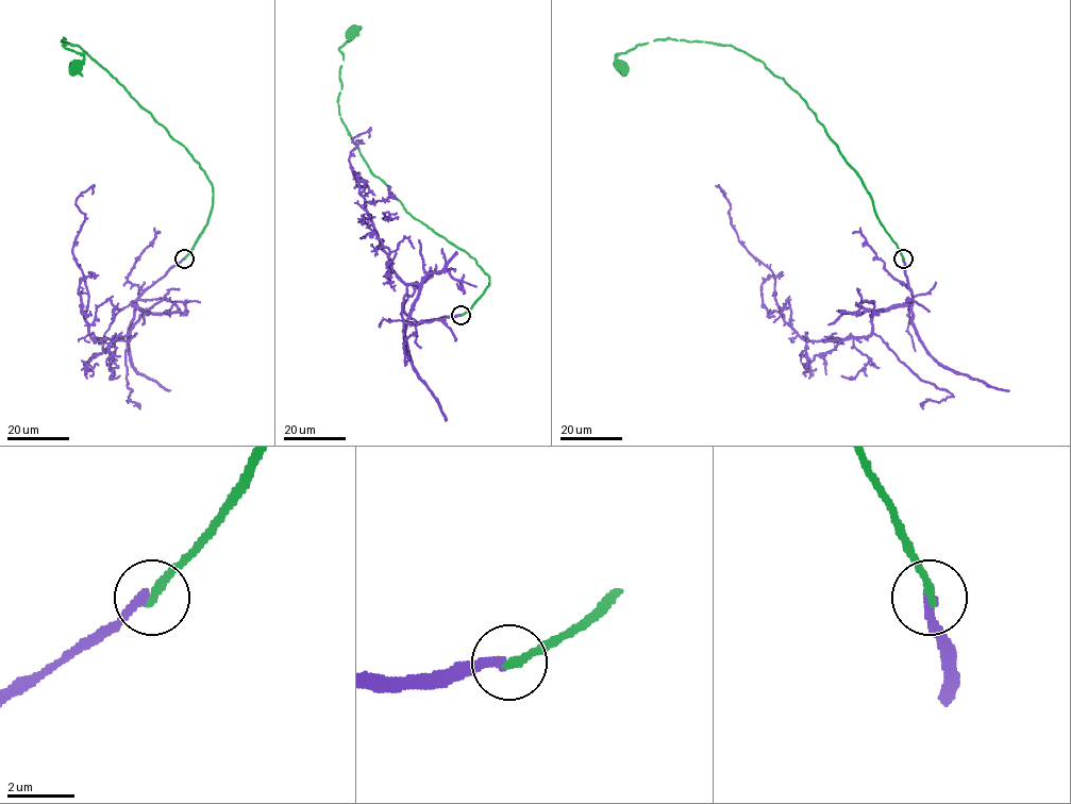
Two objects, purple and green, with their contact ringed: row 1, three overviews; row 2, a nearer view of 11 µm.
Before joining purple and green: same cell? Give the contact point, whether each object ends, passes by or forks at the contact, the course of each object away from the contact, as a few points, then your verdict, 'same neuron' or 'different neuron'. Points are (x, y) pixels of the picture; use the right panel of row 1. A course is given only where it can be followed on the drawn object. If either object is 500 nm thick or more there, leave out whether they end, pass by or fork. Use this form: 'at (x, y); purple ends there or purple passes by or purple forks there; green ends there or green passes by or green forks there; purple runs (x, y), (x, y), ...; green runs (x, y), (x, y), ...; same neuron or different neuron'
at (903, 258); purple ends there; green ends there; purple runs (903, 258), (908, 303), (876, 312), (866, 336), (805, 340), (783, 318), (772, 271), (738, 240), (725, 194); green runs (903, 258), (858, 173), (807, 103), (759, 61), (729, 45), (657, 39), (617, 55), (620, 66); different neuron

